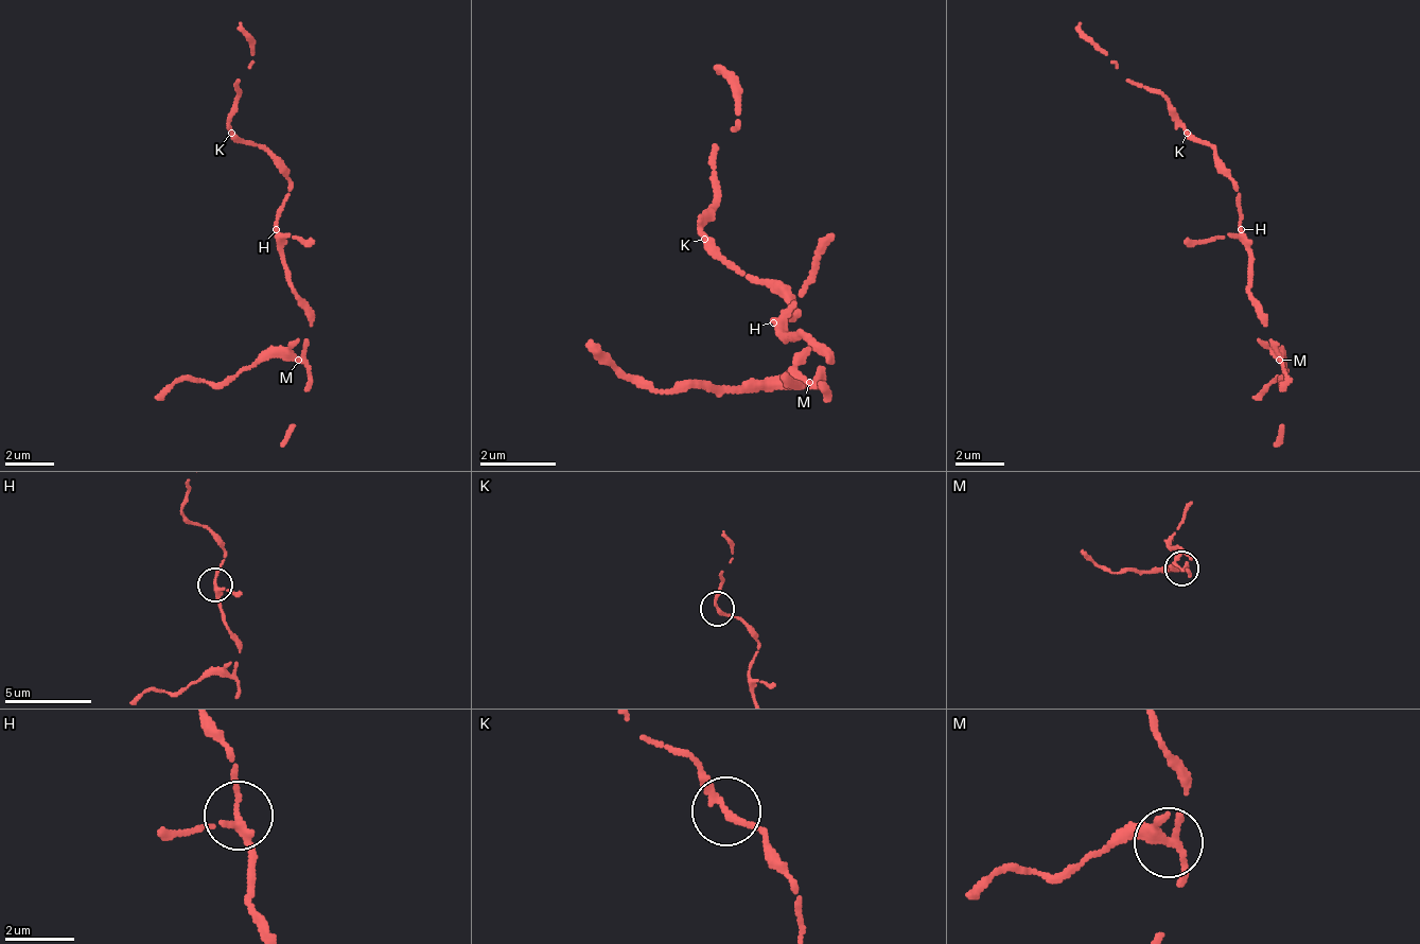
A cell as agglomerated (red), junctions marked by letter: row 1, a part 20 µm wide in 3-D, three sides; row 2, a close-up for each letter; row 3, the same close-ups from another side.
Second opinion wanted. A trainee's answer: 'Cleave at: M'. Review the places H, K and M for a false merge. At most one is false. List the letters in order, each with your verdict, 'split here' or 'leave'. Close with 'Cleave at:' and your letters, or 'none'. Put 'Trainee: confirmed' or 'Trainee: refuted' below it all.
H: leave
K: leave
M: split here
Cleave at: M
Trainee: confirmed

